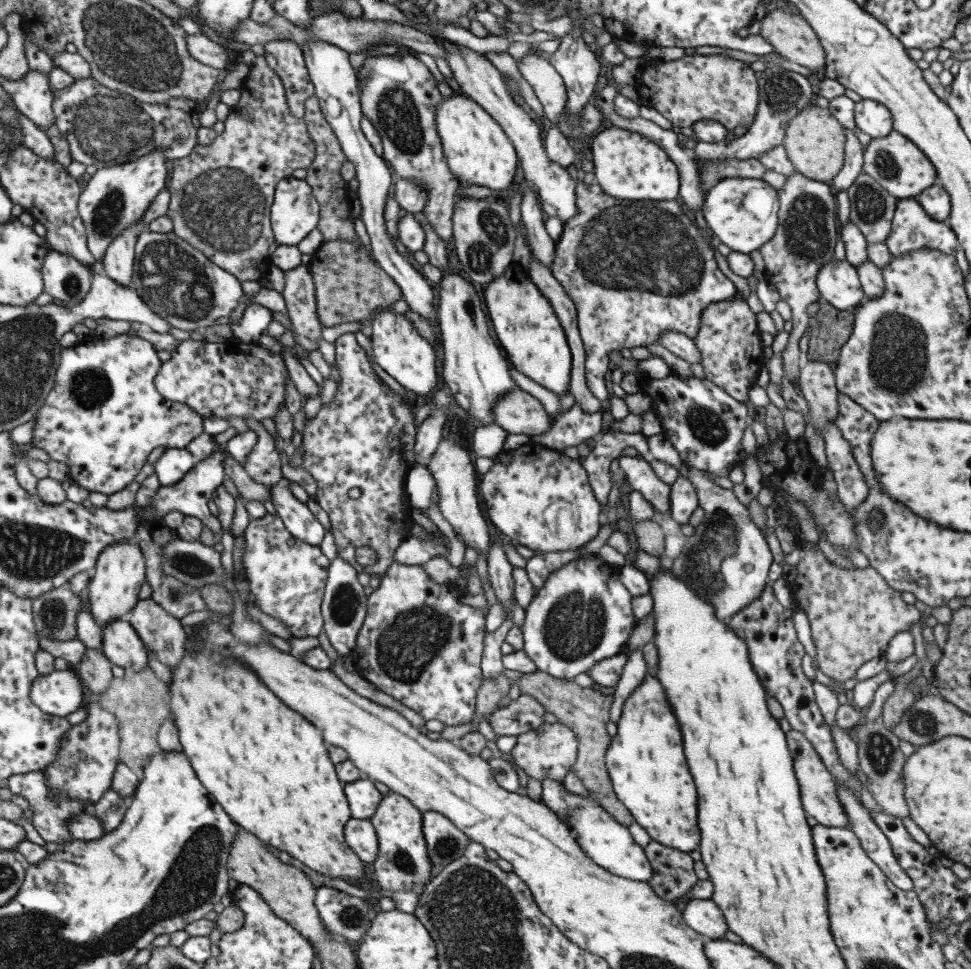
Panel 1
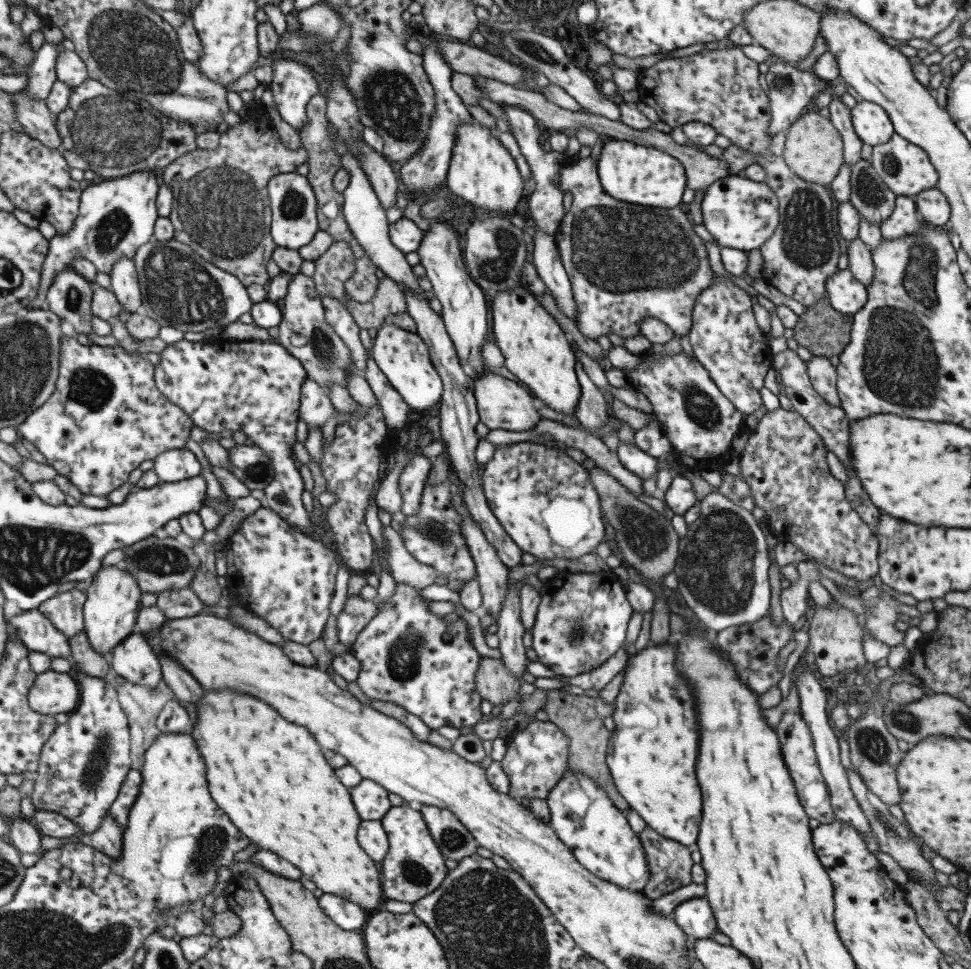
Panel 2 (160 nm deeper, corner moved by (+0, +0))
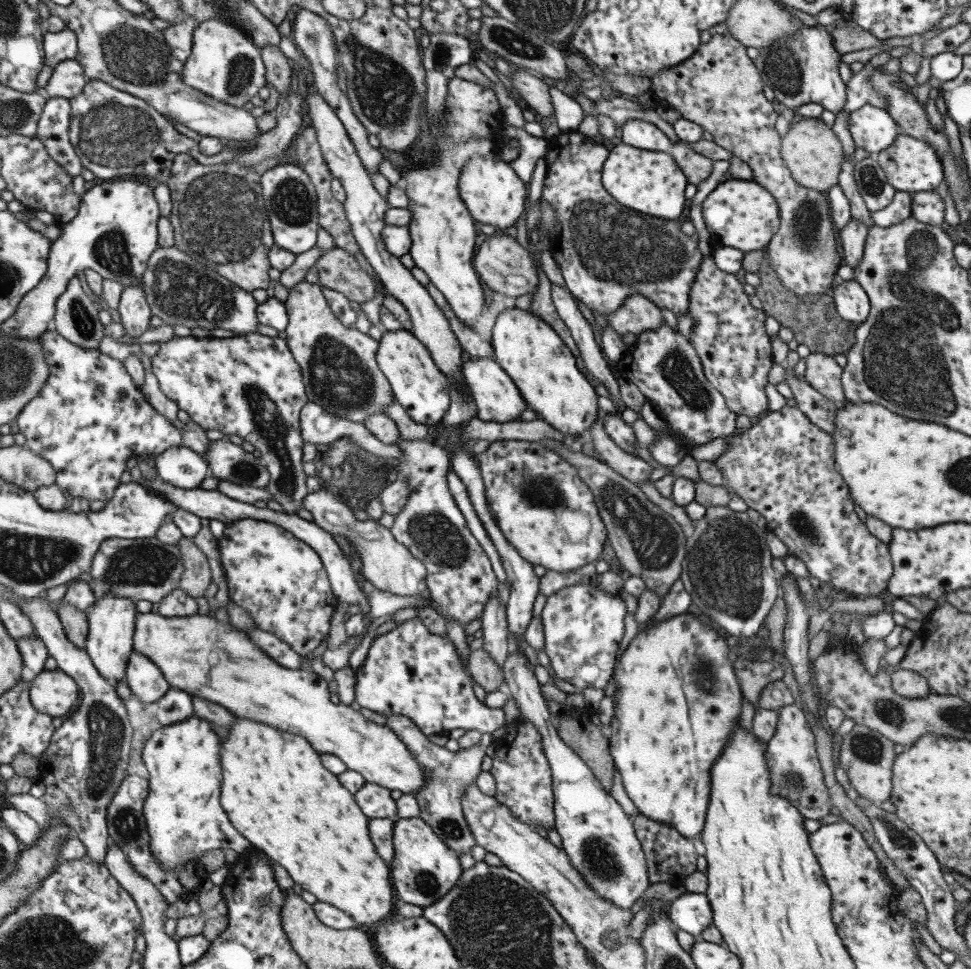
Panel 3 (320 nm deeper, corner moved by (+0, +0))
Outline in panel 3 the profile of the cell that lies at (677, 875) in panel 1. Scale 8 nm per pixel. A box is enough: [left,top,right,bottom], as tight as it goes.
[632,813,698,886]

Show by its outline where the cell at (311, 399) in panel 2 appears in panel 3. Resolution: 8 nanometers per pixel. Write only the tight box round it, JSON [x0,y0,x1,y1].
[299,402,400,461]

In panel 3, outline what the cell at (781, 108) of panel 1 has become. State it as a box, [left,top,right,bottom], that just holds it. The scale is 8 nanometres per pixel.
[752,25,846,115]

